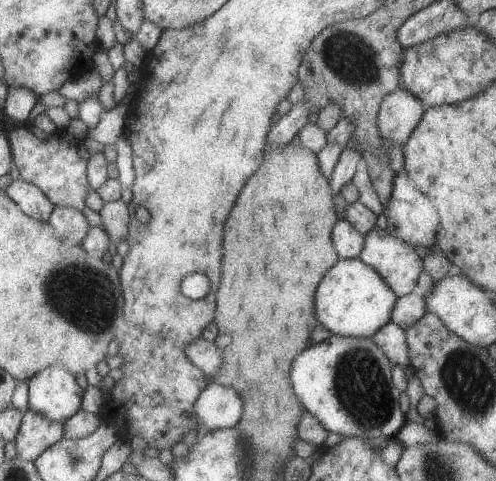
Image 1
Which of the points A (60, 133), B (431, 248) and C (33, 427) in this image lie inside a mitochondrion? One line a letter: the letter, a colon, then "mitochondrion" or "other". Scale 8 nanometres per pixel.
A: other
B: other
C: other

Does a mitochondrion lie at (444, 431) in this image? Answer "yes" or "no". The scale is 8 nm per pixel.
yes

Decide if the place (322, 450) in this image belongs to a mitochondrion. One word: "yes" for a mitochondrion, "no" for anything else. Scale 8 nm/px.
no

